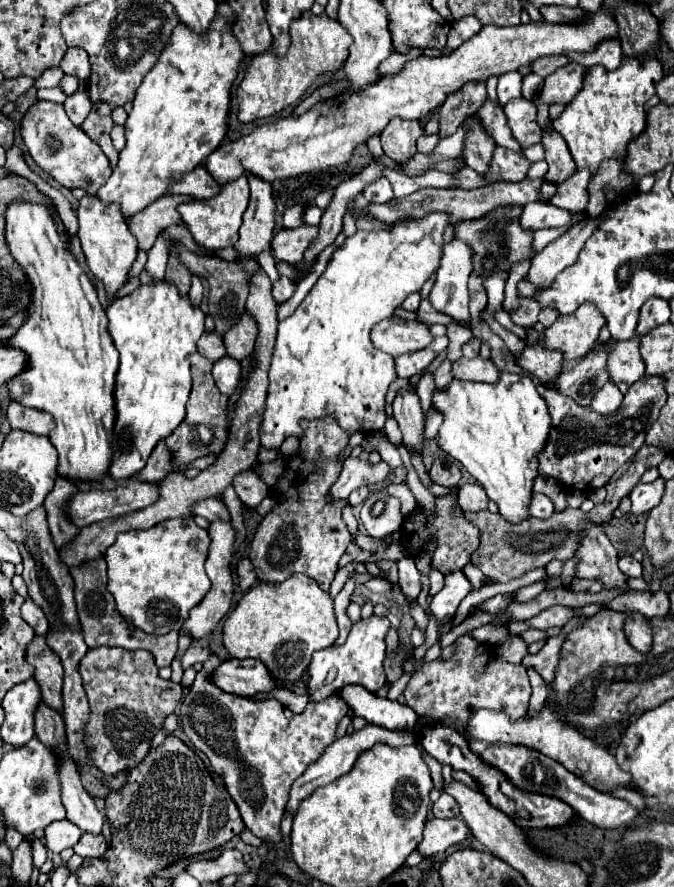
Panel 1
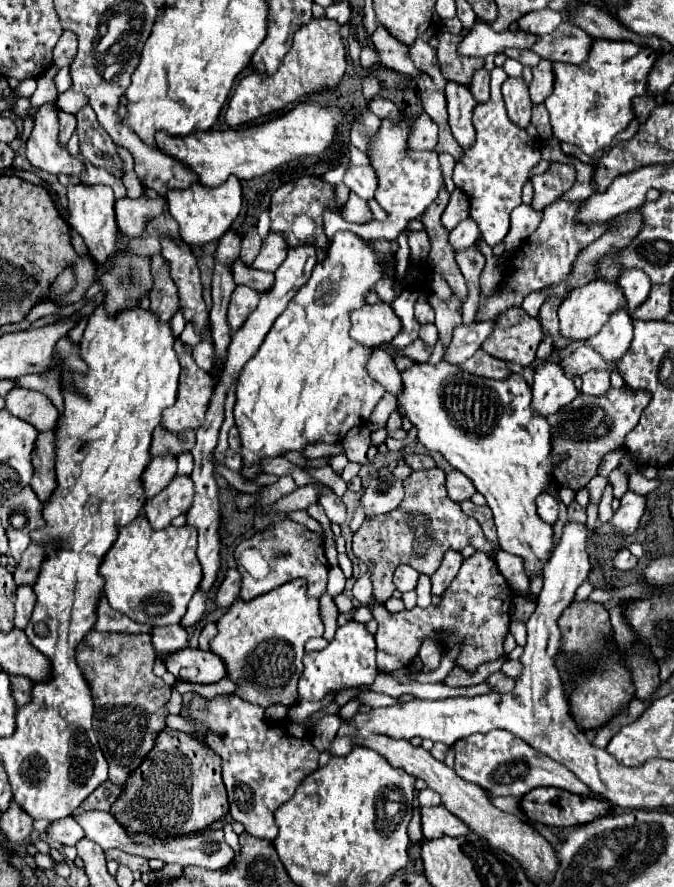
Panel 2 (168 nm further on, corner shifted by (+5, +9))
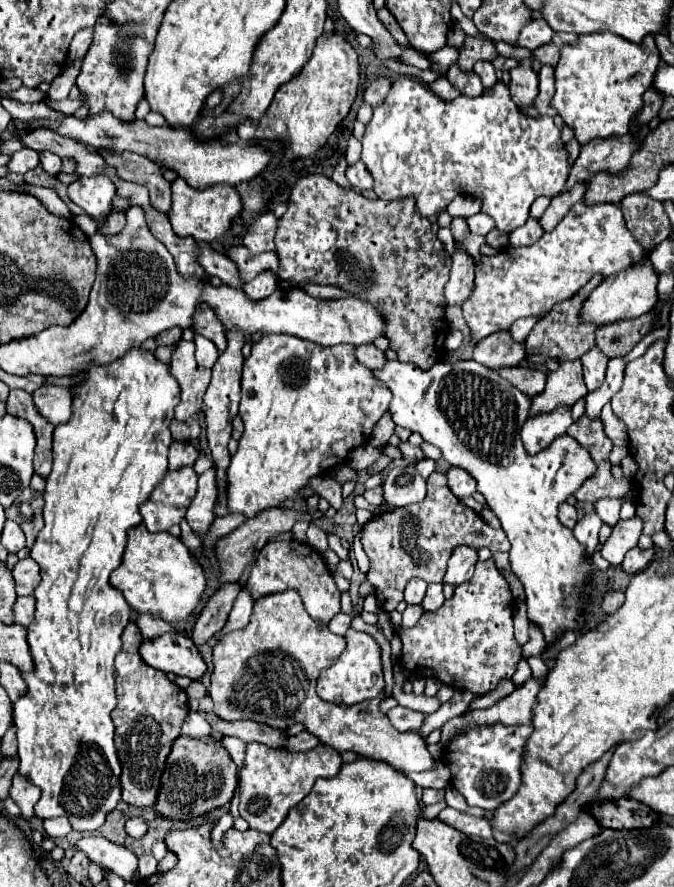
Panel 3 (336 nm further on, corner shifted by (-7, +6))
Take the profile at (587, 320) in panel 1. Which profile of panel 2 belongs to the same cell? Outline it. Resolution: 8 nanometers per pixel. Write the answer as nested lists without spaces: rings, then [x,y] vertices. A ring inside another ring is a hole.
[[[593,280],[591,284],[583,286],[583,288],[575,288],[559,306],[559,322],[561,322],[561,334],[567,340],[573,342],[583,342],[591,336],[595,336],[603,324],[609,320],[609,316],[613,312],[617,312],[619,308],[627,308],[627,300],[625,294],[621,290],[621,286],[617,282],[609,282],[609,280]]]

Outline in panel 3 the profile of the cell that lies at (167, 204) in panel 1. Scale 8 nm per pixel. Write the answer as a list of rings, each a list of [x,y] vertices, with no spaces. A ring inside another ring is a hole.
[[[123,211],[113,213],[113,215],[109,215],[107,225],[101,229],[101,233],[103,233],[103,235],[115,235],[115,233],[123,231],[125,223],[127,223],[127,219],[125,219],[125,213],[123,213]]]

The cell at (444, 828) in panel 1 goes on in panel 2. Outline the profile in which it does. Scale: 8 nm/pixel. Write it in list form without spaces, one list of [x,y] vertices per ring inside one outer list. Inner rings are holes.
[[[443,804],[433,806],[433,808],[421,808],[421,816],[423,816],[423,836],[431,838],[431,836],[465,836],[469,834],[469,826],[459,820],[457,816],[453,816]]]

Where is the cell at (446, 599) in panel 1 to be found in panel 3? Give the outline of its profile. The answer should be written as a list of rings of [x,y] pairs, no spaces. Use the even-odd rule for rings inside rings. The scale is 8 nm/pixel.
[[[459,547],[457,551],[453,551],[449,559],[449,567],[443,583],[449,583],[453,587],[457,587],[459,583],[465,583],[467,579],[471,579],[475,571],[475,563],[477,563],[477,551],[471,547]]]

